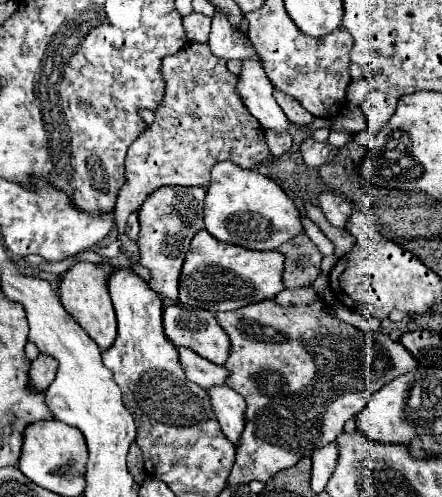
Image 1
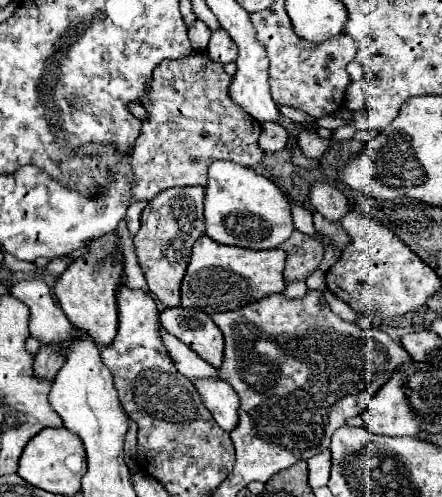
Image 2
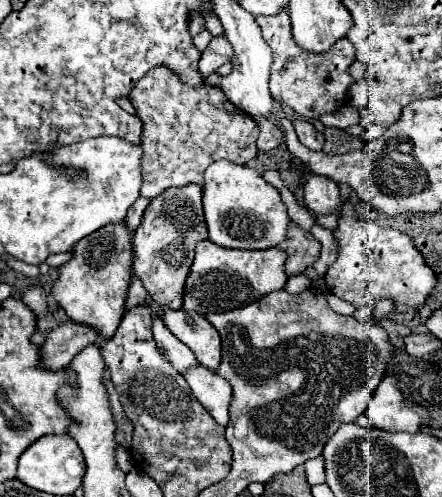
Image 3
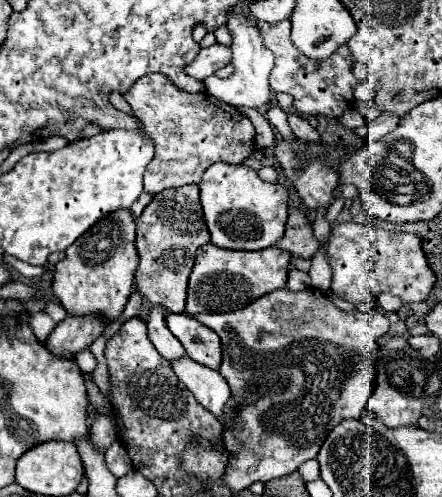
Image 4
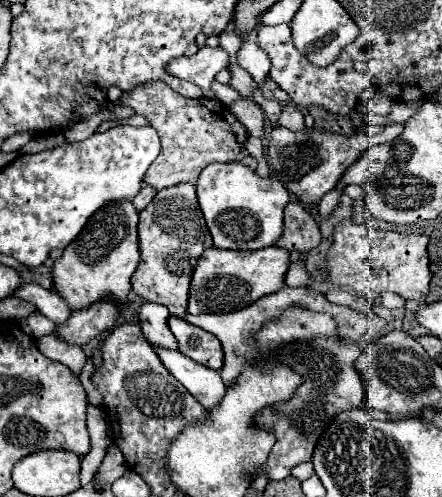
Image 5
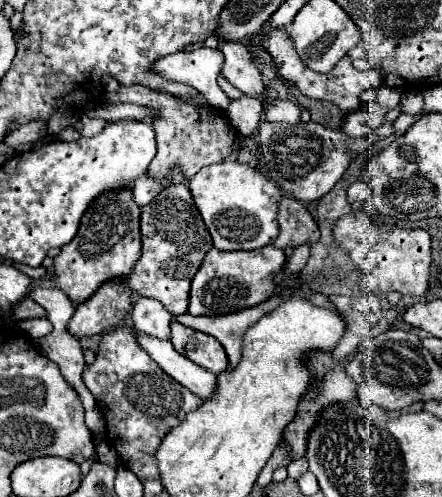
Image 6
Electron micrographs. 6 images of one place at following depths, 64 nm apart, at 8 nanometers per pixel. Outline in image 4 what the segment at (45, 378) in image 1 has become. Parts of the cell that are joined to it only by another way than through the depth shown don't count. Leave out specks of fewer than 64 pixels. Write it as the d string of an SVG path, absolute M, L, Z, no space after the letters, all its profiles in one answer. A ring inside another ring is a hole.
M66 316L56 324L46 340L46 348L60 360L72 358L76 352L90 348L90 344L104 332L106 324L94 316Z

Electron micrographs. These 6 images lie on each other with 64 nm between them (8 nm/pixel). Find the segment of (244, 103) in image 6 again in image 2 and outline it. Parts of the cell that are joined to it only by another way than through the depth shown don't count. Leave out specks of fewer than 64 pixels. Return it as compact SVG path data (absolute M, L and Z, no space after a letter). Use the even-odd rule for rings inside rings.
M262 124L262 134L260 134L260 148L266 152L278 152L288 146L288 132L280 124Z

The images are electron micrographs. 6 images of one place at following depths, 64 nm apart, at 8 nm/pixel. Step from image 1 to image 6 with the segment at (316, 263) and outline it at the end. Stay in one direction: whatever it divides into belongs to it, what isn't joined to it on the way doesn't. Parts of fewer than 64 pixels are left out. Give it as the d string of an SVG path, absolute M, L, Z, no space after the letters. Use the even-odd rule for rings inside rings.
M292 196L282 198L278 220L280 220L280 236L274 242L276 248L288 246L296 248L302 244L316 244L320 238L320 230L312 214L300 200Z

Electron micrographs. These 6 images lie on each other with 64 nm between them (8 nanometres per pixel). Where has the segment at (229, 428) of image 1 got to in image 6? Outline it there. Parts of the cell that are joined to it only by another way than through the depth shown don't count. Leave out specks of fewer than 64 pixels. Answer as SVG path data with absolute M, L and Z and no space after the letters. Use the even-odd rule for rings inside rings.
M138 332L140 346L150 352L152 360L158 362L158 366L172 376L176 382L186 386L192 394L196 394L200 400L208 400L216 392L216 374L208 372L206 368L200 368L186 356L180 356L172 342L168 340L156 340L154 336L144 336Z

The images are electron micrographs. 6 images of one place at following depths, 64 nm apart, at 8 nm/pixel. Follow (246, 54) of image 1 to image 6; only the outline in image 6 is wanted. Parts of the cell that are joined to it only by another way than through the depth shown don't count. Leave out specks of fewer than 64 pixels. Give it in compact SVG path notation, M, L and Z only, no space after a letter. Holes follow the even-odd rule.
M198 48L192 52L176 52L164 56L154 64L154 72L166 76L174 82L184 82L194 86L210 106L228 108L230 98L222 92L216 78L222 70L224 54L212 48Z

